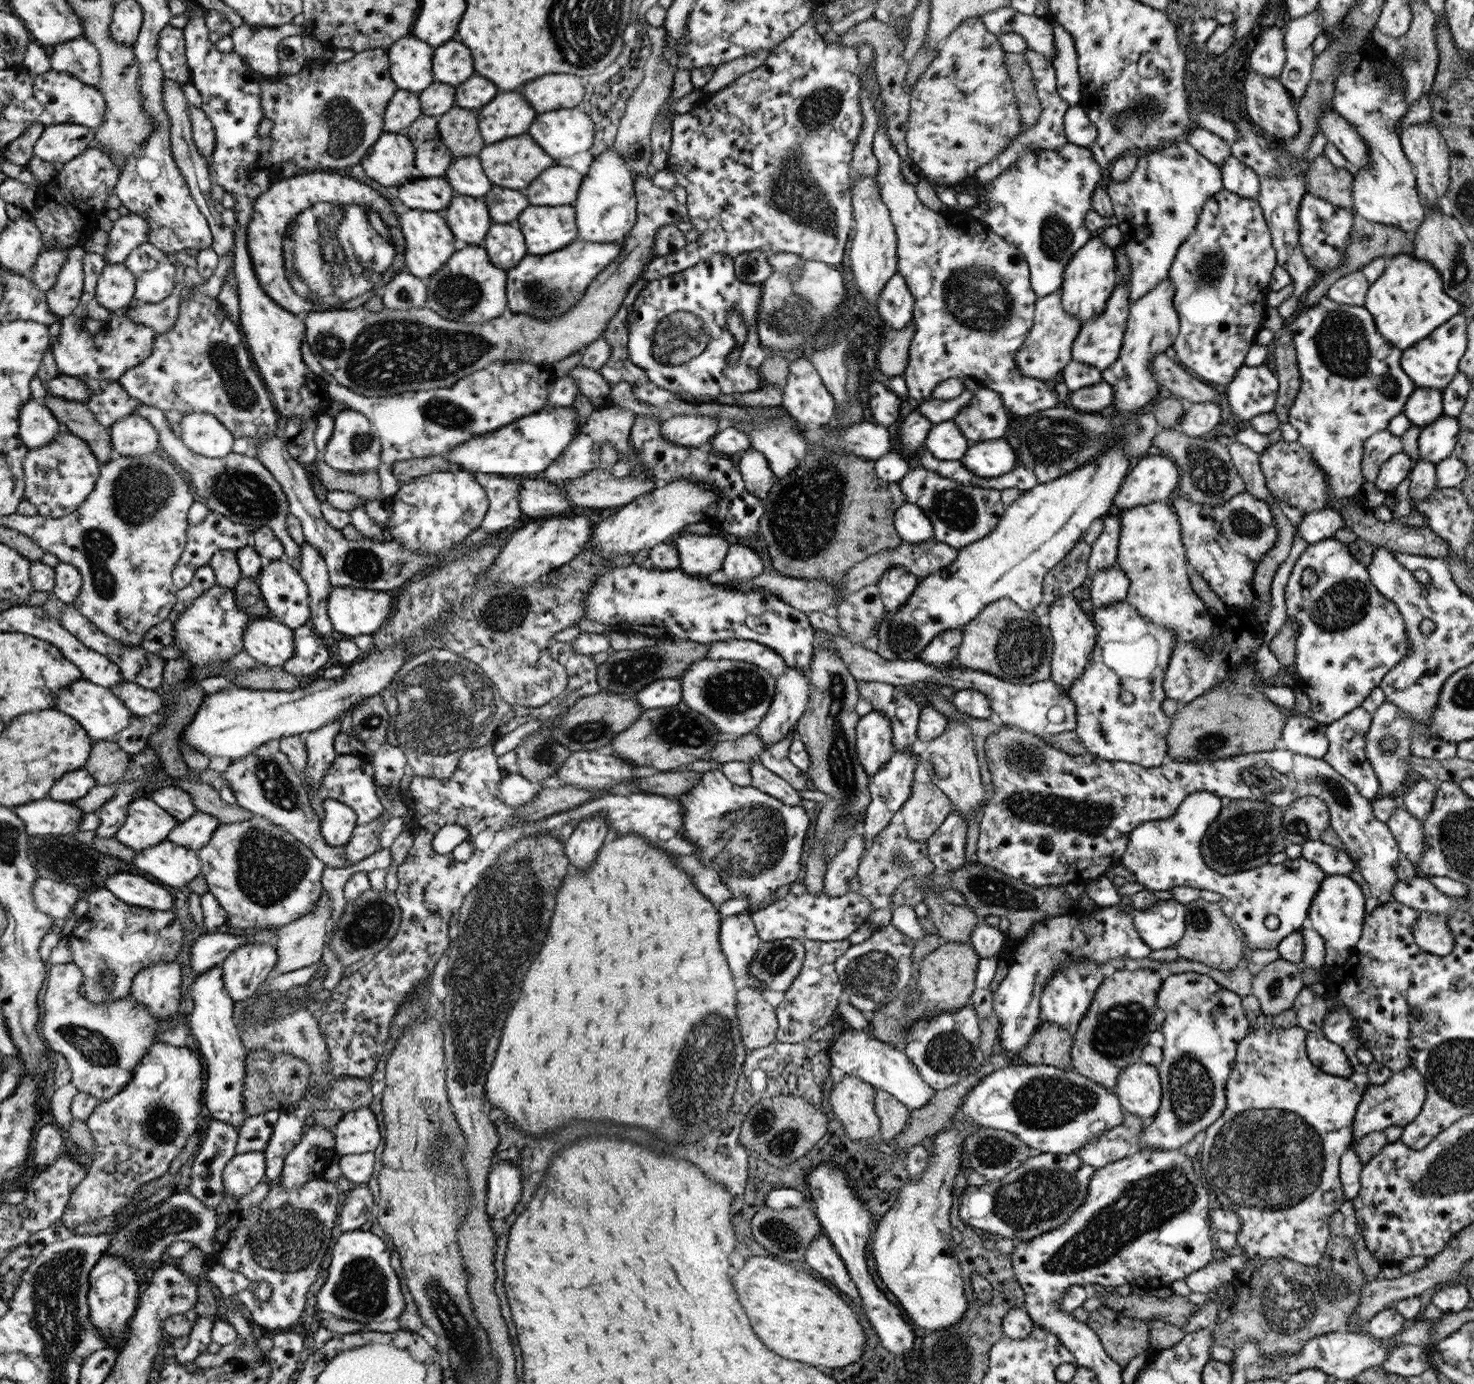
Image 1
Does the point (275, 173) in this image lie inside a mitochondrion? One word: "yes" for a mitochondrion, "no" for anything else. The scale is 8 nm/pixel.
no

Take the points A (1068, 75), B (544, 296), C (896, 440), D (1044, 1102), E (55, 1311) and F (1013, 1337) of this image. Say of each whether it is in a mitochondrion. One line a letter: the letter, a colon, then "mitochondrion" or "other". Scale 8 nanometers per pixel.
A: other
B: mitochondrion
C: other
D: mitochondrion
E: mitochondrion
F: other

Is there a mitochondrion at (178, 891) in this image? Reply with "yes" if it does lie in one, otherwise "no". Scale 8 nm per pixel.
no

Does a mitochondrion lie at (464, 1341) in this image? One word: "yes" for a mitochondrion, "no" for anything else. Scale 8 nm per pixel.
yes

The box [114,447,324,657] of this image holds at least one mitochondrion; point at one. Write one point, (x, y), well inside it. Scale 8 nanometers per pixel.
(244, 494)

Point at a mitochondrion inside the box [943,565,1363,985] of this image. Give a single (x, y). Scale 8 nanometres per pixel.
(1245, 837)

